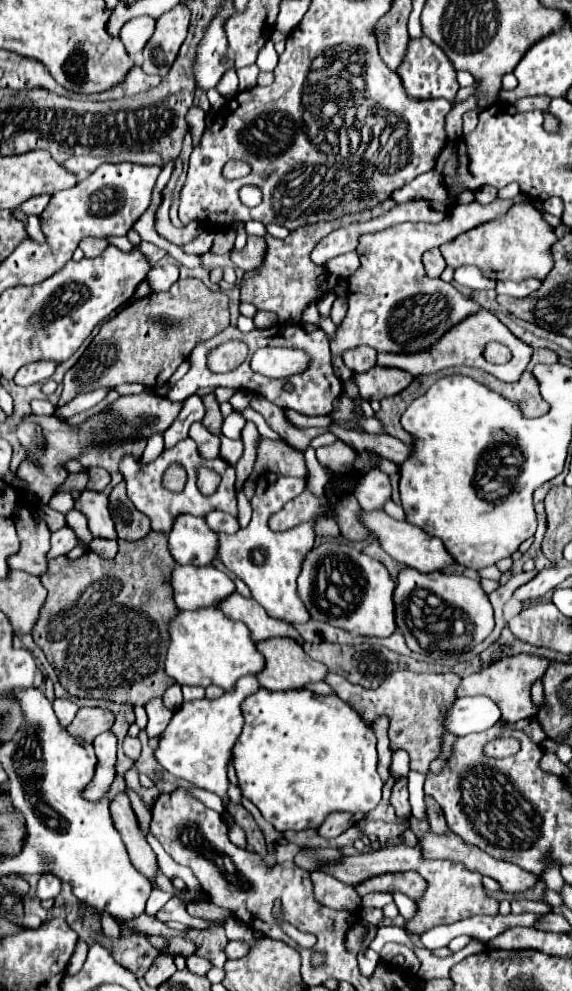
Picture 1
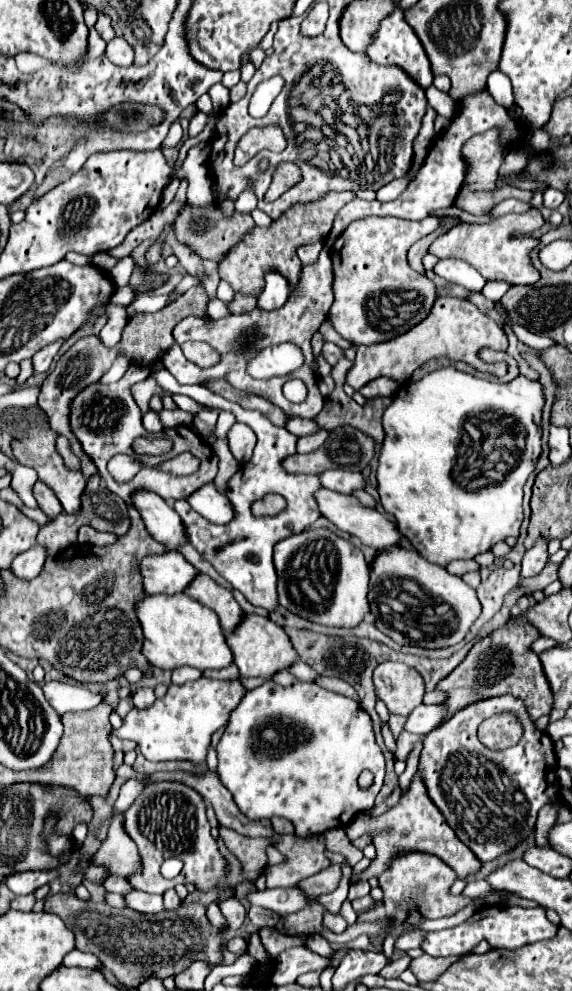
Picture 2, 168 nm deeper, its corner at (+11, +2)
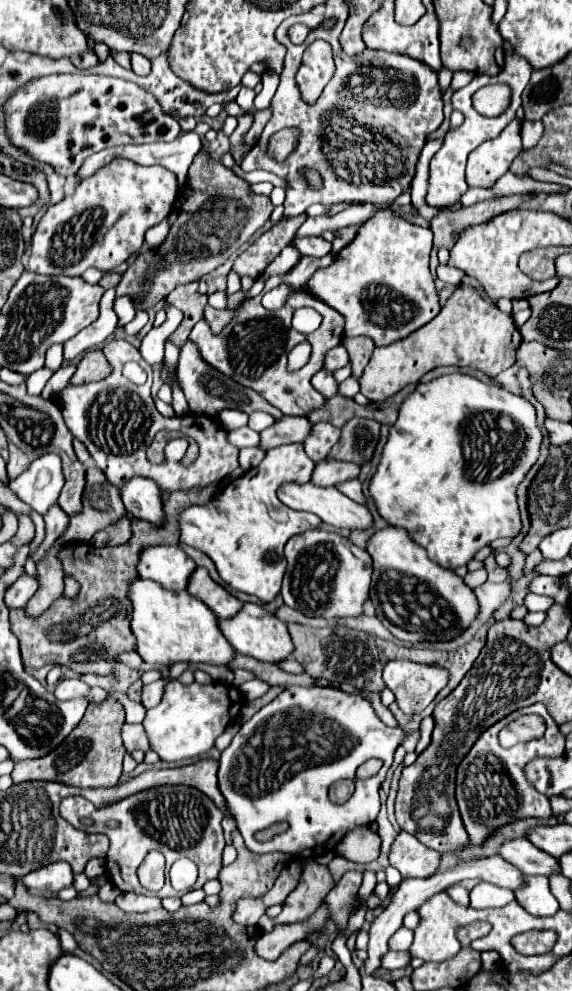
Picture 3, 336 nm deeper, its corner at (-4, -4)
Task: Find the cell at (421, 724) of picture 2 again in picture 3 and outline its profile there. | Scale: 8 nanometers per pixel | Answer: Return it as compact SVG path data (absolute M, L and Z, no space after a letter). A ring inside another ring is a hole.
M289 686L281 694L277 694L267 706L263 706L251 720L247 720L241 730L231 740L229 748L223 750L219 760L219 788L227 798L227 806L231 806L231 814L237 822L237 828L251 852L267 854L267 852L289 852L293 856L317 858L321 854L333 852L339 840L357 826L373 824L381 802L379 790L387 772L393 764L393 756L397 746L409 736L411 732L401 728L389 728L381 722L375 714L371 702L359 694L347 694L339 688L303 688L303 686ZM369 758L381 758L383 768L377 776L357 782L353 798L345 804L333 804L327 798L327 790L335 780L355 778L357 768L367 762ZM275 822L289 822L287 832L287 846L269 846L269 842L257 842L255 834L259 830L269 828Z

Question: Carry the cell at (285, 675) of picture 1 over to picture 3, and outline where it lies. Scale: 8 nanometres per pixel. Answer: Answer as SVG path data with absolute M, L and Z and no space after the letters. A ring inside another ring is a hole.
M245 604L243 610L235 618L231 618L227 622L219 620L219 626L221 626L221 632L225 634L225 638L229 640L229 644L239 654L251 656L251 658L255 658L259 662L275 662L275 664L293 656L295 646L293 646L293 640L289 636L287 626L283 622L279 622L277 616L269 616L257 604Z

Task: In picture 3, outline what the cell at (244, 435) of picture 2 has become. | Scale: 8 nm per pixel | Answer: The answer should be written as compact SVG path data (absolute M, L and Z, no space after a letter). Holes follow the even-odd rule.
M283 416L283 420L275 422L275 426L261 432L261 450L271 450L281 444L303 442L311 434L313 424L307 416Z

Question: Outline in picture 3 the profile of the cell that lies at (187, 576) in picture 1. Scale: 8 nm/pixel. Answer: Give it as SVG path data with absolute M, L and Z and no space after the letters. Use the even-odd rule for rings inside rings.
M153 546L143 550L139 560L141 578L161 584L165 590L187 590L187 582L197 564L181 546Z

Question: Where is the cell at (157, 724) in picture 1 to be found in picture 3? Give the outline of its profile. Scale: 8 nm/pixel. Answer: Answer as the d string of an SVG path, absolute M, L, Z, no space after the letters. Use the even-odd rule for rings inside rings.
M161 678L157 682L151 682L151 684L145 684L143 686L143 706L145 708L157 706L161 702L161 698L163 698L165 686L167 686L167 680L165 678Z

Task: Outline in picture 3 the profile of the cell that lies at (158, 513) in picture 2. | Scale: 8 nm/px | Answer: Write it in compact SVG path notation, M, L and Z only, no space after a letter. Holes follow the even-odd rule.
M135 478L121 488L121 498L127 506L127 512L135 518L147 520L155 526L163 526L167 522L163 498L155 482L147 478Z

